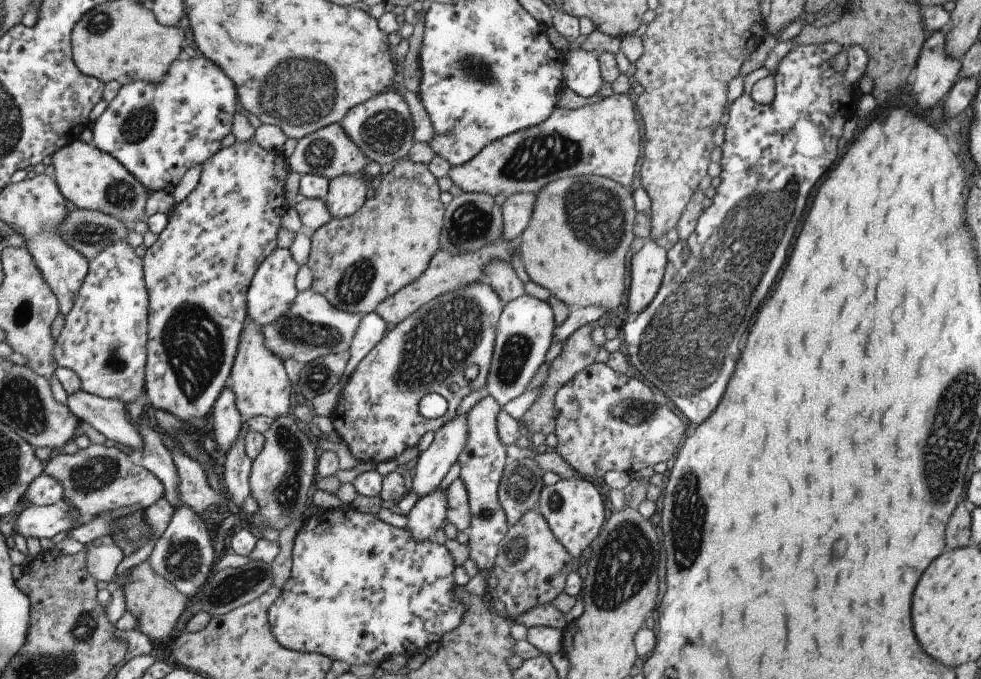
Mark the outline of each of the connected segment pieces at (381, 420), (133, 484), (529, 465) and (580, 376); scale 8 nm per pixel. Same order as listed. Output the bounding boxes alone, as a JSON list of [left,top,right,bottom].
[[329,279,502,464],[41,443,163,517],[497,458,544,527],[554,362,690,479]]

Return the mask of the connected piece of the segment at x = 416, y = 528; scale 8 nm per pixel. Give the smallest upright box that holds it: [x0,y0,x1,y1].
[404,484,447,542]

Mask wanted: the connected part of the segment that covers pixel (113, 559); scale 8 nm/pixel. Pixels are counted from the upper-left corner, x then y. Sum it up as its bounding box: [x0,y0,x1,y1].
[82,541,123,584]

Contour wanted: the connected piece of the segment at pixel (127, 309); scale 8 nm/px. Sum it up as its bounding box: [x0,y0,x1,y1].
[53,240,147,403]

